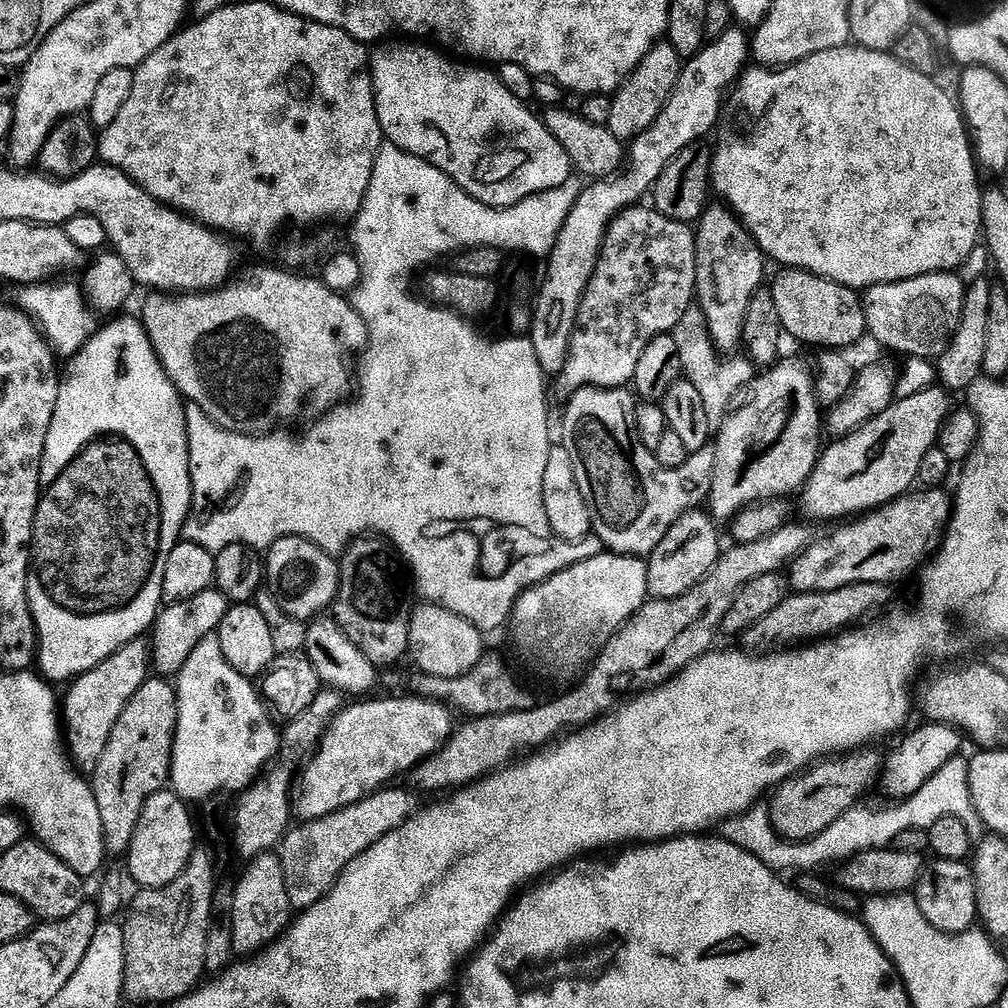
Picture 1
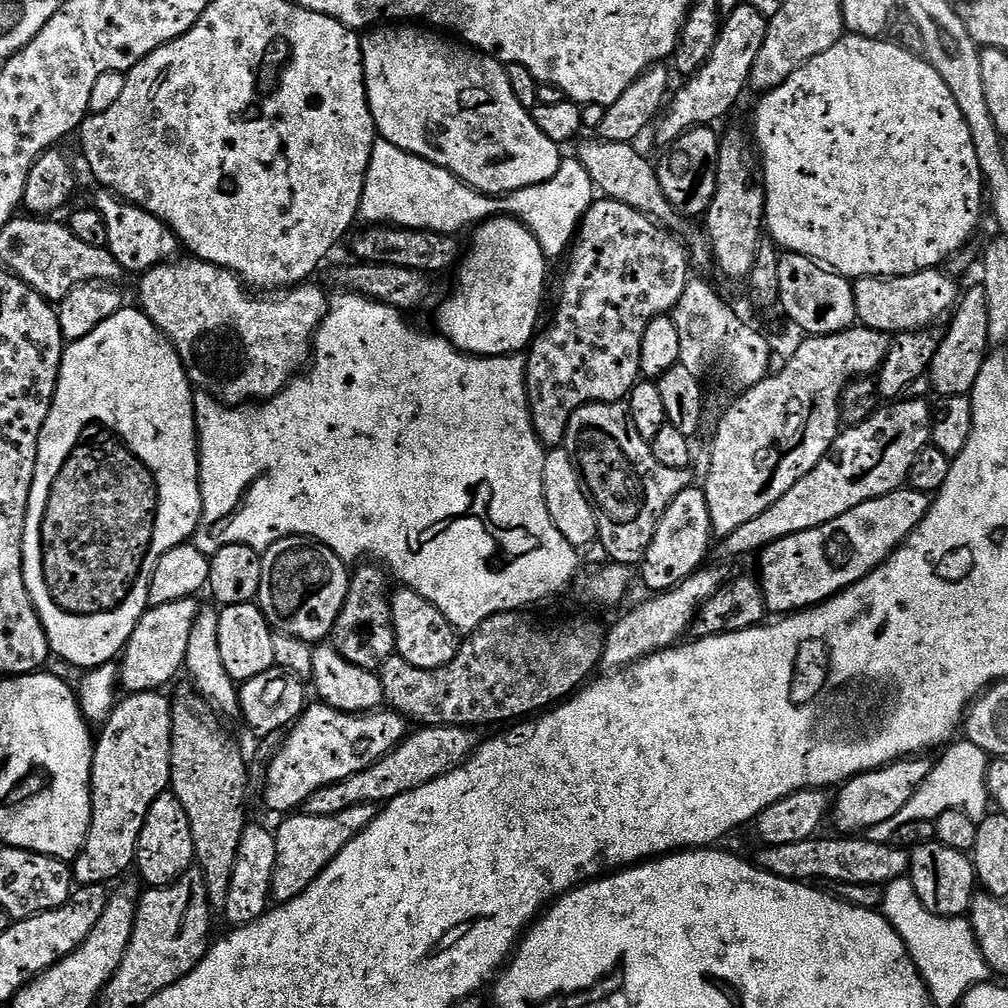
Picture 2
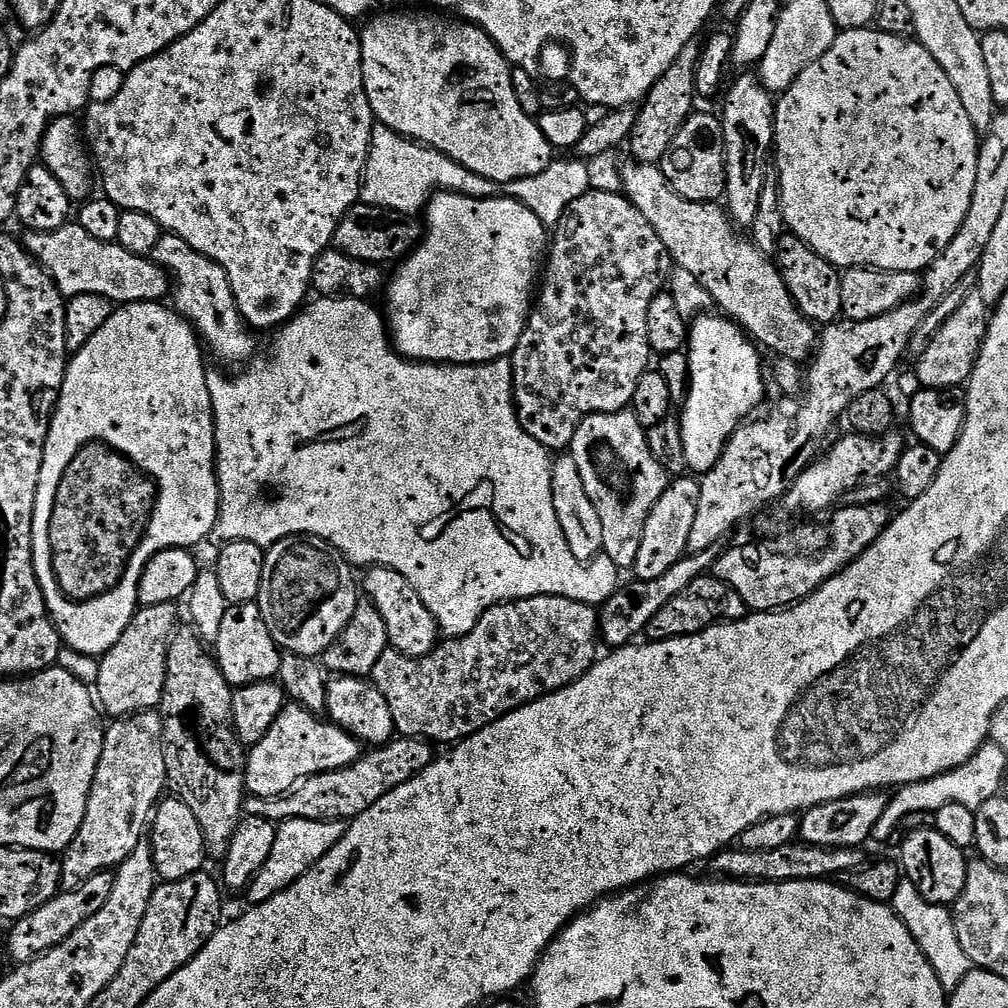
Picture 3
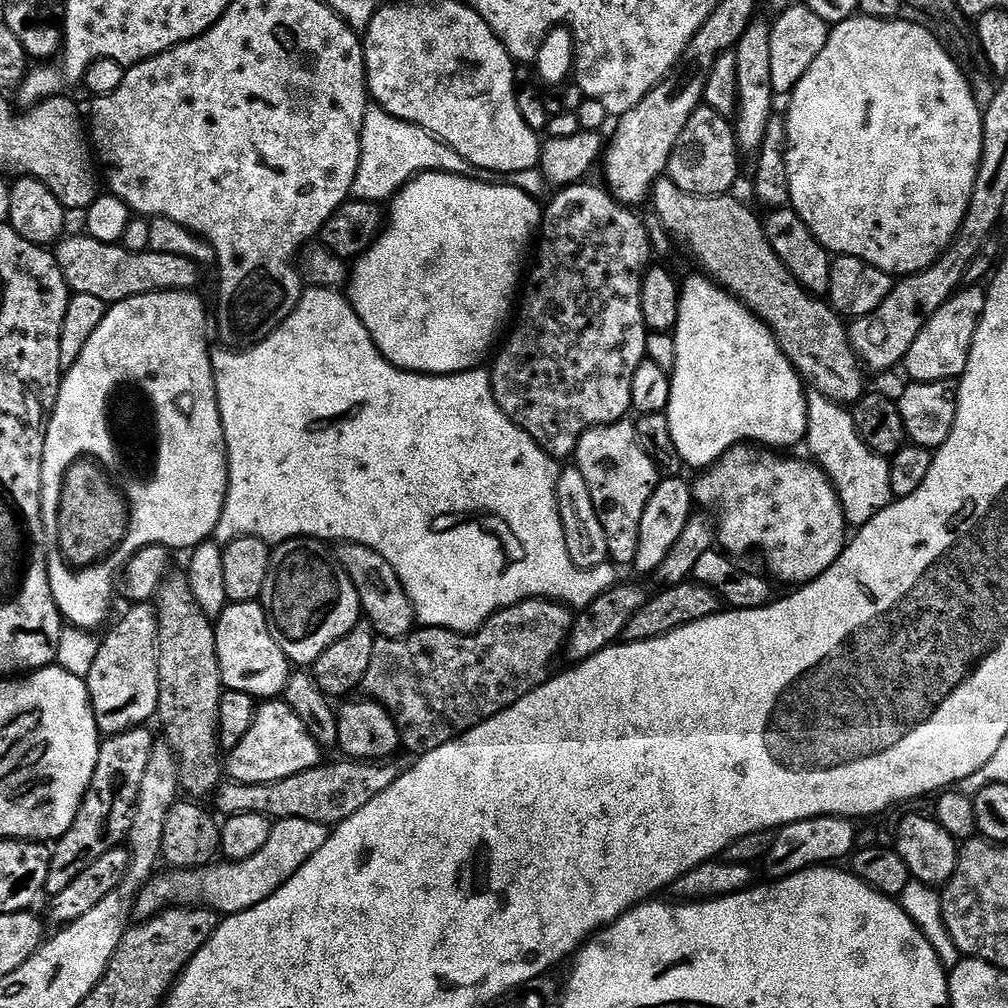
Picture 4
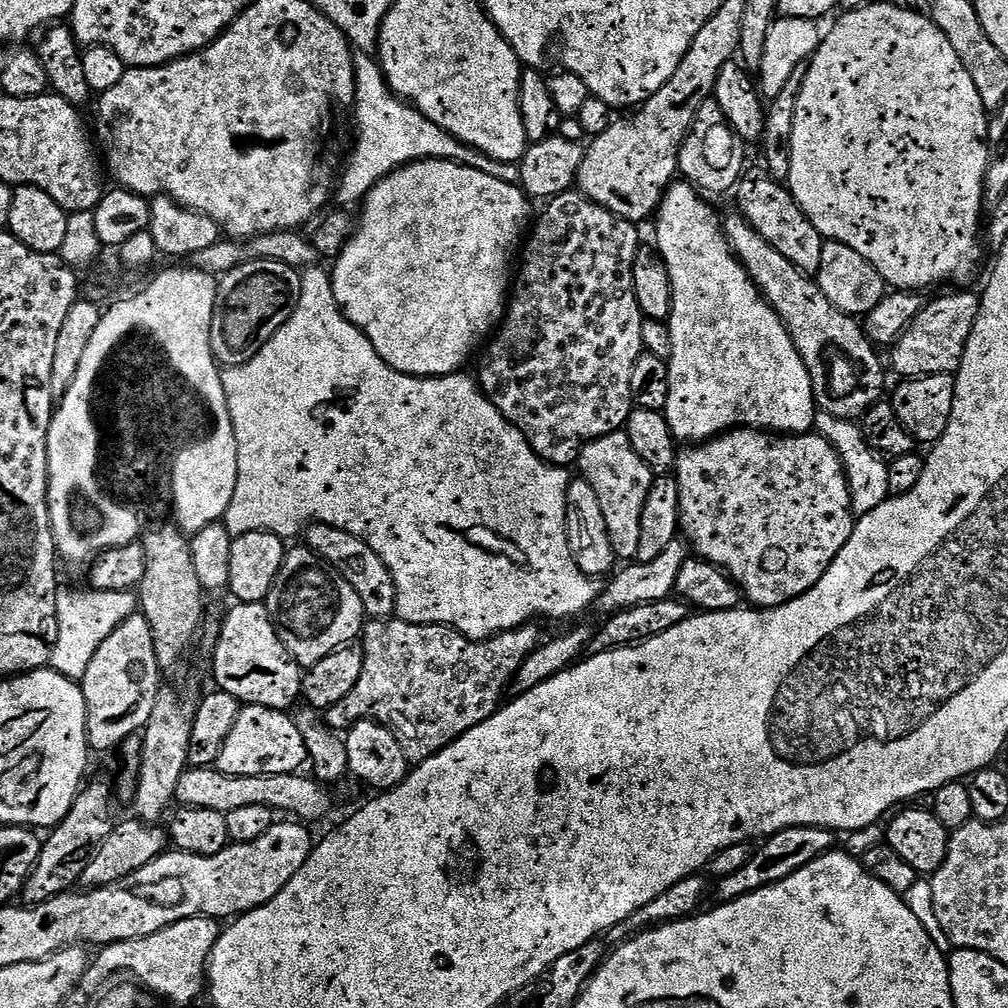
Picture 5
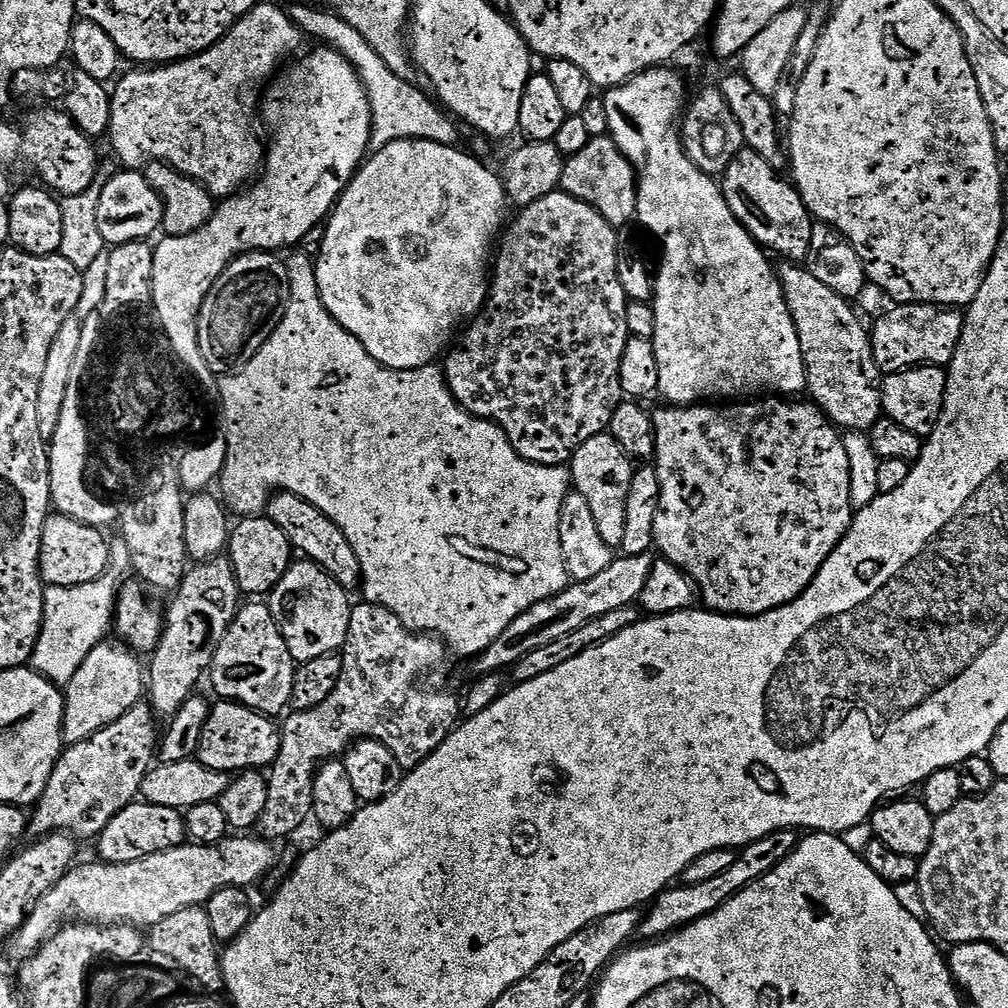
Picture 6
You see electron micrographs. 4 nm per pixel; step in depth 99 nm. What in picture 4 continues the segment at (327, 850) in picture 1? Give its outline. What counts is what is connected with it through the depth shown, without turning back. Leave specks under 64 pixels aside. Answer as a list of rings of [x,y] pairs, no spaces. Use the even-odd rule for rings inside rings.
[[[306,818],[277,820],[272,825],[270,842],[266,842],[266,846],[262,846],[262,850],[258,850],[258,854],[254,854],[254,858],[246,858],[239,862],[213,862],[206,868],[164,870],[164,873],[161,871],[159,874],[153,875],[152,879],[136,895],[135,915],[140,916],[141,921],[146,921],[173,906],[207,906],[217,914],[250,910],[262,902],[266,902],[266,898],[274,895],[287,880],[294,878],[294,874],[298,874],[298,870],[302,870],[304,863],[310,858],[314,858],[314,854],[318,854],[318,850],[322,850],[322,846],[326,846],[329,831],[329,825],[310,822]]]

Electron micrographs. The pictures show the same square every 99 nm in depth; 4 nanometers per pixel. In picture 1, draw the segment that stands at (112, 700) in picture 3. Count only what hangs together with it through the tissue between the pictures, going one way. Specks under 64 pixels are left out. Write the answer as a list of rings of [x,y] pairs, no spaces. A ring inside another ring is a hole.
[[[209,590],[202,594],[194,594],[194,598],[183,600],[177,604],[161,607],[160,615],[150,629],[151,655],[154,657],[154,668],[161,677],[175,677],[186,666],[186,658],[194,651],[194,646],[202,642],[202,638],[213,635],[219,629],[222,618],[226,618],[230,602],[219,590]]]

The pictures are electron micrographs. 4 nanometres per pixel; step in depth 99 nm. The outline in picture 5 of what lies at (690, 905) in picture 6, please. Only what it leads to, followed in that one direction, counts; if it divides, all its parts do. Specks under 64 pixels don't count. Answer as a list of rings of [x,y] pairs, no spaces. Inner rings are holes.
[[[787,828],[776,832],[753,851],[750,862],[746,862],[742,870],[719,877],[715,881],[714,896],[717,896],[715,899],[721,904],[728,904],[731,900],[742,898],[754,890],[762,890],[766,886],[782,882],[782,878],[790,878],[790,874],[814,862],[814,858],[833,851],[837,847],[836,839],[837,833],[830,828]]]

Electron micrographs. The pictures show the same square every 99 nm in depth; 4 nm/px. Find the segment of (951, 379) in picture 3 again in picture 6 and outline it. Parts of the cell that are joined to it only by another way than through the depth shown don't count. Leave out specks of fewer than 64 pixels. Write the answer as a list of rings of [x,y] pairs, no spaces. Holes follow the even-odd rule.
[[[896,304],[876,325],[871,325],[872,357],[884,374],[905,372],[907,368],[948,366],[957,359],[965,323],[965,313],[955,308],[939,304]]]

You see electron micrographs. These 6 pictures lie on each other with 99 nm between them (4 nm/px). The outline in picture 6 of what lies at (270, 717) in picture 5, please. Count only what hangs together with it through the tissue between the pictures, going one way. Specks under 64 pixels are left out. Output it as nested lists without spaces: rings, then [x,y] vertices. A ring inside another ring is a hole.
[[[220,700],[211,705],[208,721],[200,735],[195,759],[210,770],[239,774],[245,770],[268,770],[278,758],[280,728],[263,712],[247,708],[235,700]]]

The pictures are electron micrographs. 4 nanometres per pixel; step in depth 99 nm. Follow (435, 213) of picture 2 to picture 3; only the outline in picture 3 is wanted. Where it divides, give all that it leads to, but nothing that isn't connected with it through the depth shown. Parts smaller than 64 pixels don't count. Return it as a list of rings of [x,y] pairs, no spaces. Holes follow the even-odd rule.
[[[376,126],[372,129],[372,144],[368,148],[368,161],[362,177],[362,200],[365,204],[389,208],[395,212],[420,214],[439,191],[461,192],[479,200],[487,196],[509,196],[530,206],[530,210],[534,210],[534,214],[538,214],[538,218],[546,226],[554,226],[560,221],[570,202],[582,198],[593,187],[592,176],[588,173],[589,165],[583,159],[571,159],[553,159],[546,170],[542,170],[542,174],[534,174],[530,178],[496,183],[493,179],[482,178],[466,170],[466,166],[429,148],[427,144],[399,136],[389,128]]]

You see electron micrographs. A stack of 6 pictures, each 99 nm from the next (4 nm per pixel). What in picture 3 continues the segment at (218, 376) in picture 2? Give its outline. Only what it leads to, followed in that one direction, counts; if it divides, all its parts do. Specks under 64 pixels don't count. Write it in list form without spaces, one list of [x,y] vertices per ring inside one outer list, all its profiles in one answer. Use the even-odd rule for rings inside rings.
[[[175,234],[161,235],[150,258],[155,264],[161,264],[174,281],[174,307],[196,329],[197,337],[203,341],[209,353],[212,351],[224,364],[240,365],[257,355],[256,340],[252,337],[255,335],[240,316],[228,275],[221,264],[198,254],[198,250]]]

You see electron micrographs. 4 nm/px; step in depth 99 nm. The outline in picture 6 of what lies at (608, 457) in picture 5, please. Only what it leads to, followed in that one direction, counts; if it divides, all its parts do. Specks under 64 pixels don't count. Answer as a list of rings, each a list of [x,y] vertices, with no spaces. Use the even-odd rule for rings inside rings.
[[[601,434],[590,438],[590,442],[582,442],[578,450],[573,452],[570,461],[572,474],[571,487],[590,506],[590,514],[594,514],[594,522],[598,522],[598,532],[602,540],[613,550],[619,549],[626,538],[626,504],[630,498],[630,484],[634,471],[634,461],[626,455],[622,446],[610,434]]]

